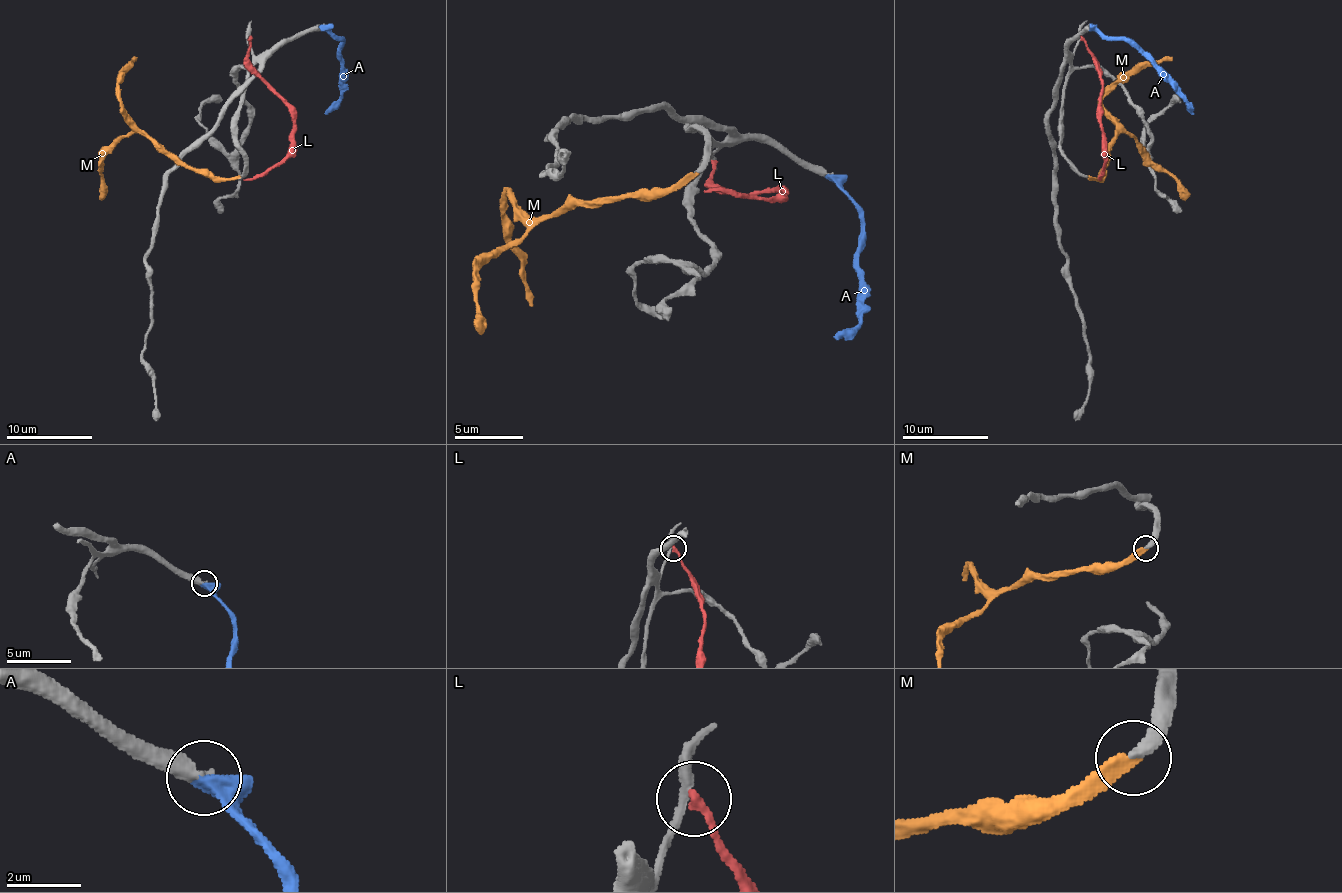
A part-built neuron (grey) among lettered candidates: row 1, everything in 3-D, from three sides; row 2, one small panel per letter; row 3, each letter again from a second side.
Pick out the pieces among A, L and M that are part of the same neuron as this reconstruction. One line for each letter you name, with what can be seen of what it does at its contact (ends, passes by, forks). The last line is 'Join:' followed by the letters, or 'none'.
A: it passes by
M: it ends
Join: A, M

